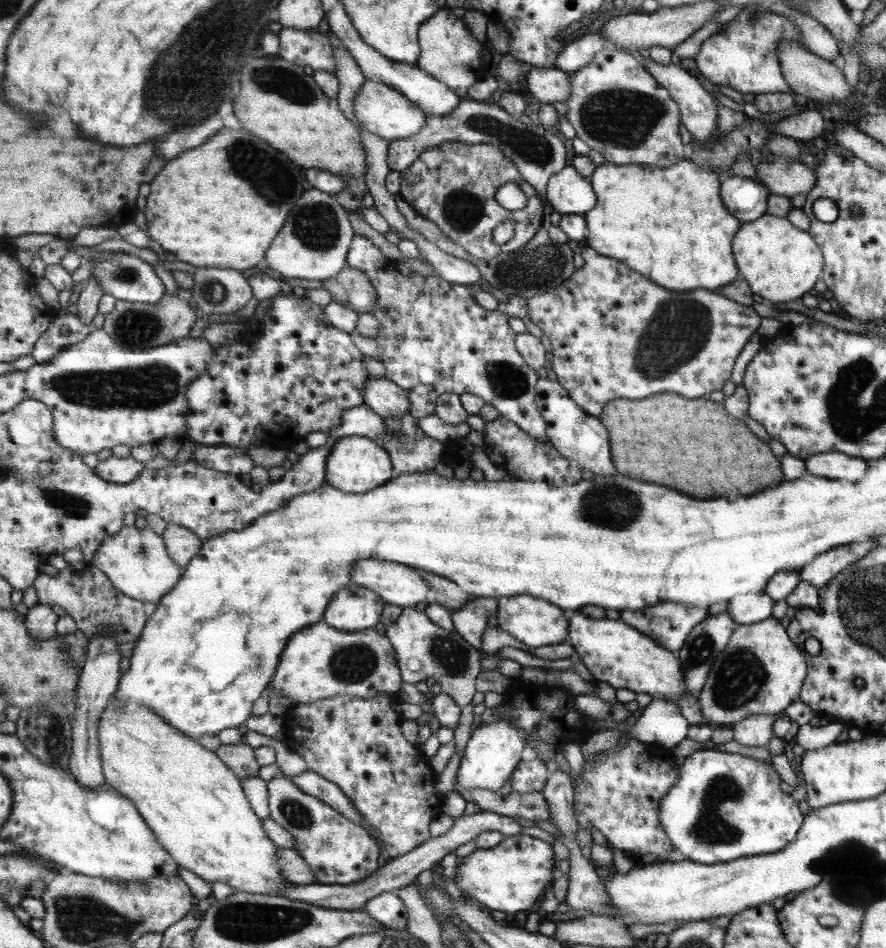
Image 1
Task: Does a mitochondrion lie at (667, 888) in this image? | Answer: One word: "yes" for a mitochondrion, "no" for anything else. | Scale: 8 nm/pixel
no

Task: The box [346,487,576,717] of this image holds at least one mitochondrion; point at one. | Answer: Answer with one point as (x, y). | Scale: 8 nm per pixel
(451, 656)

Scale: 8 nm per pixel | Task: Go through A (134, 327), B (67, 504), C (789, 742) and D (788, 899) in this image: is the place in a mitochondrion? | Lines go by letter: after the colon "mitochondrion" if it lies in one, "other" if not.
A: mitochondrion
B: mitochondrion
C: other
D: other

